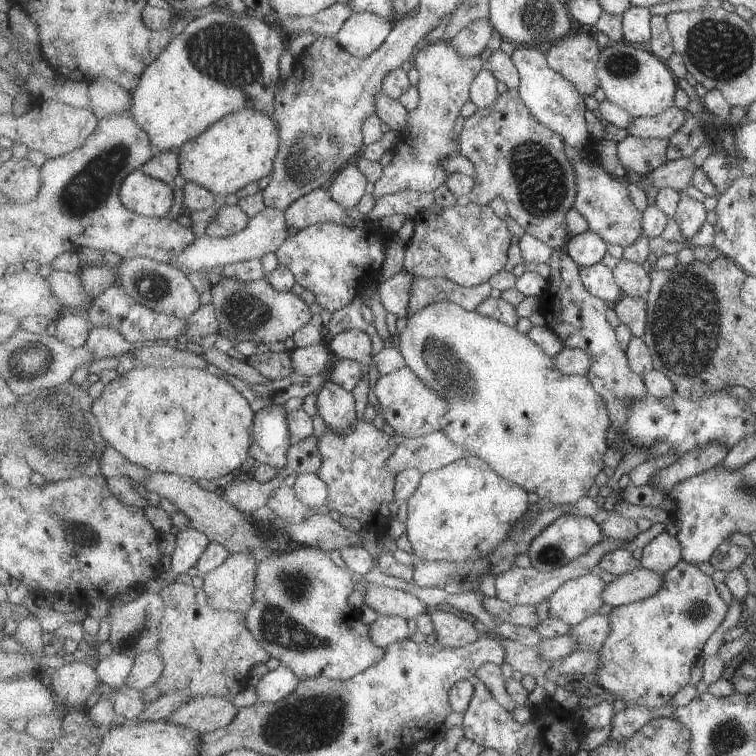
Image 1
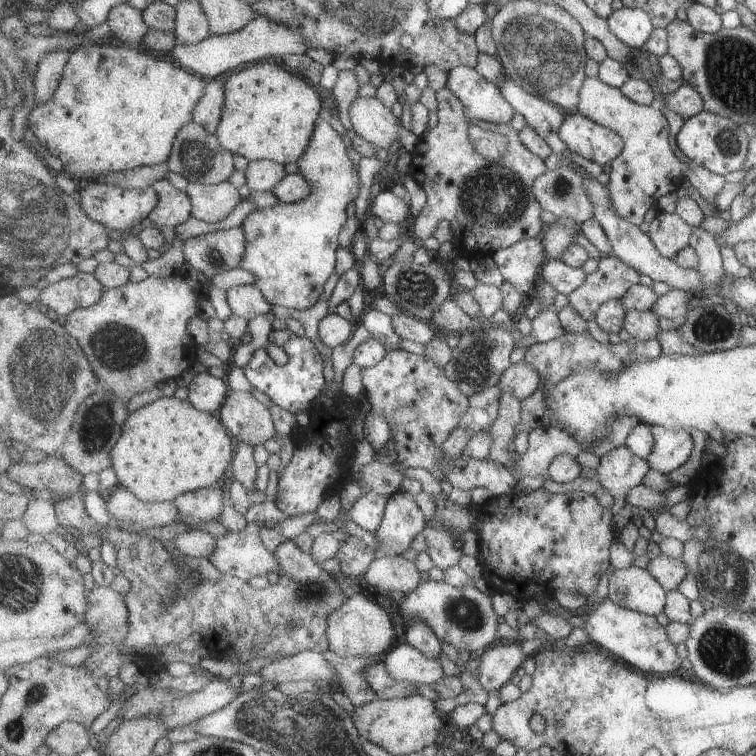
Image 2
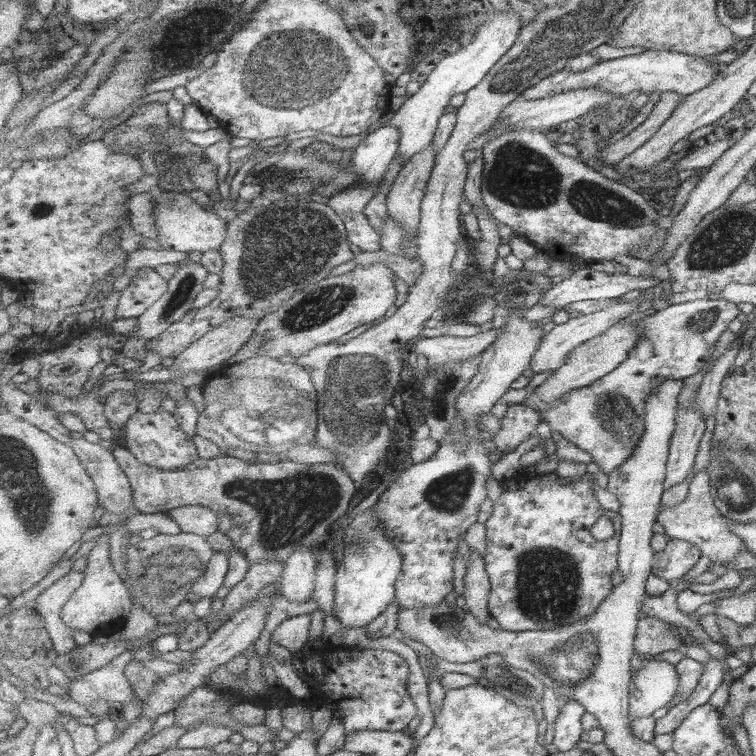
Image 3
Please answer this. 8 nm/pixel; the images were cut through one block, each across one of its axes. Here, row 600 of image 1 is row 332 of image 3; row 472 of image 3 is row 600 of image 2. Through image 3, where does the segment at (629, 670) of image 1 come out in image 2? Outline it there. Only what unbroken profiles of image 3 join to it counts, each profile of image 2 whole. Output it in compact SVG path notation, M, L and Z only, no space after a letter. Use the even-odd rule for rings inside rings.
M605 598L593 614L585 616L587 624L583 626L589 638L600 647L607 648L616 658L628 662L643 672L655 677L660 674L671 675L681 669L681 656L677 654L677 645L668 637L666 627L657 622L653 615L646 615L626 609L611 599Z

